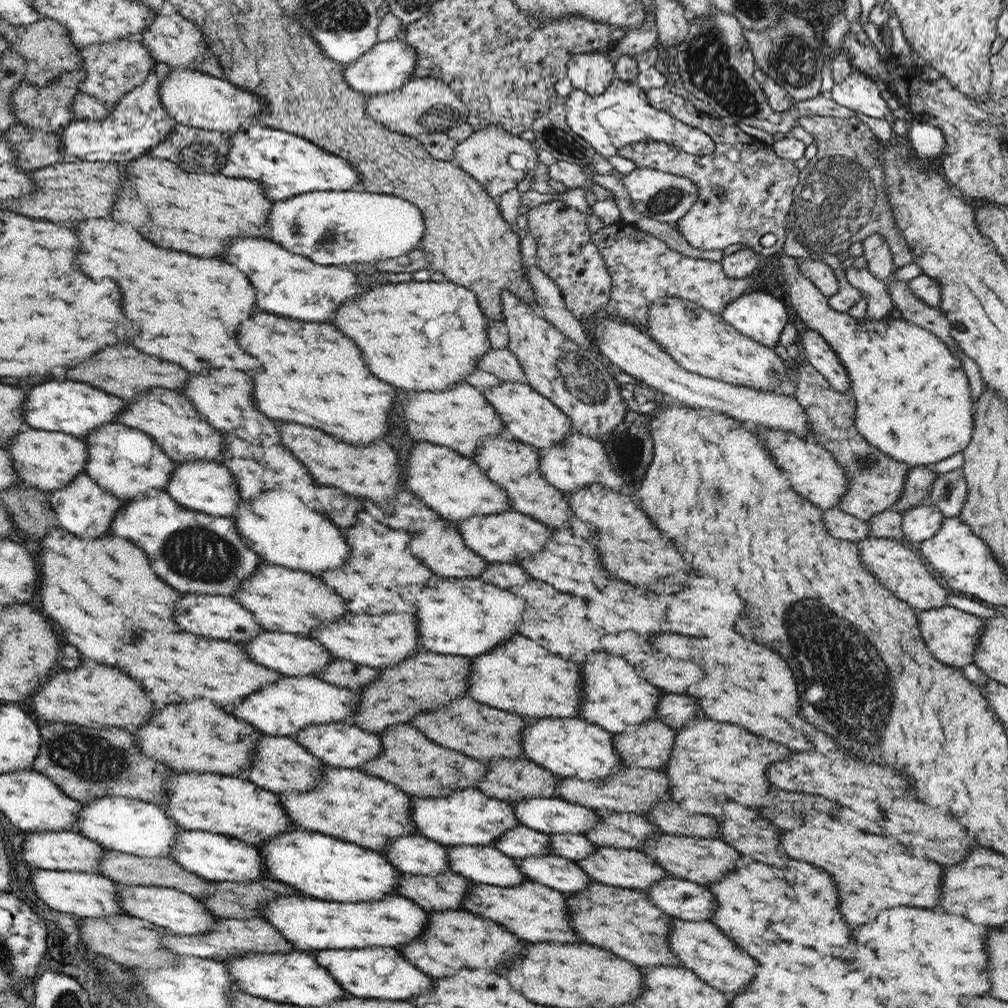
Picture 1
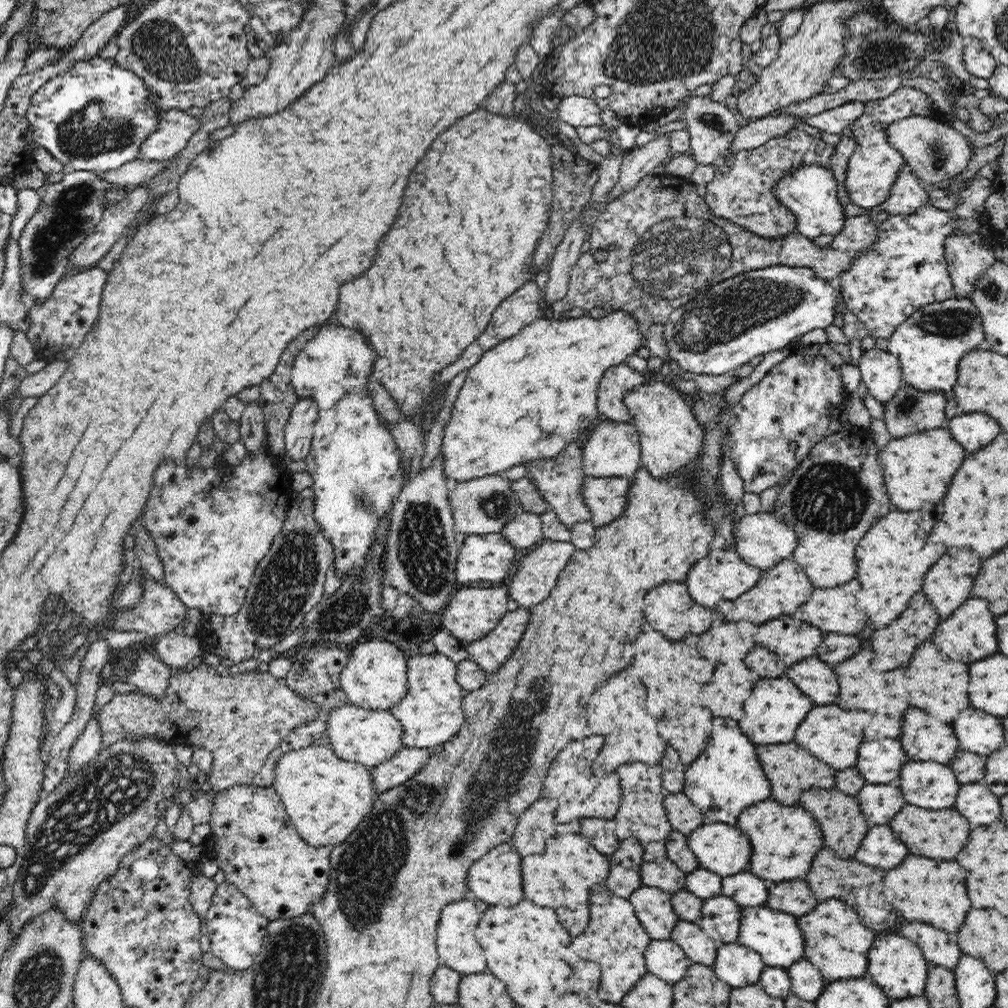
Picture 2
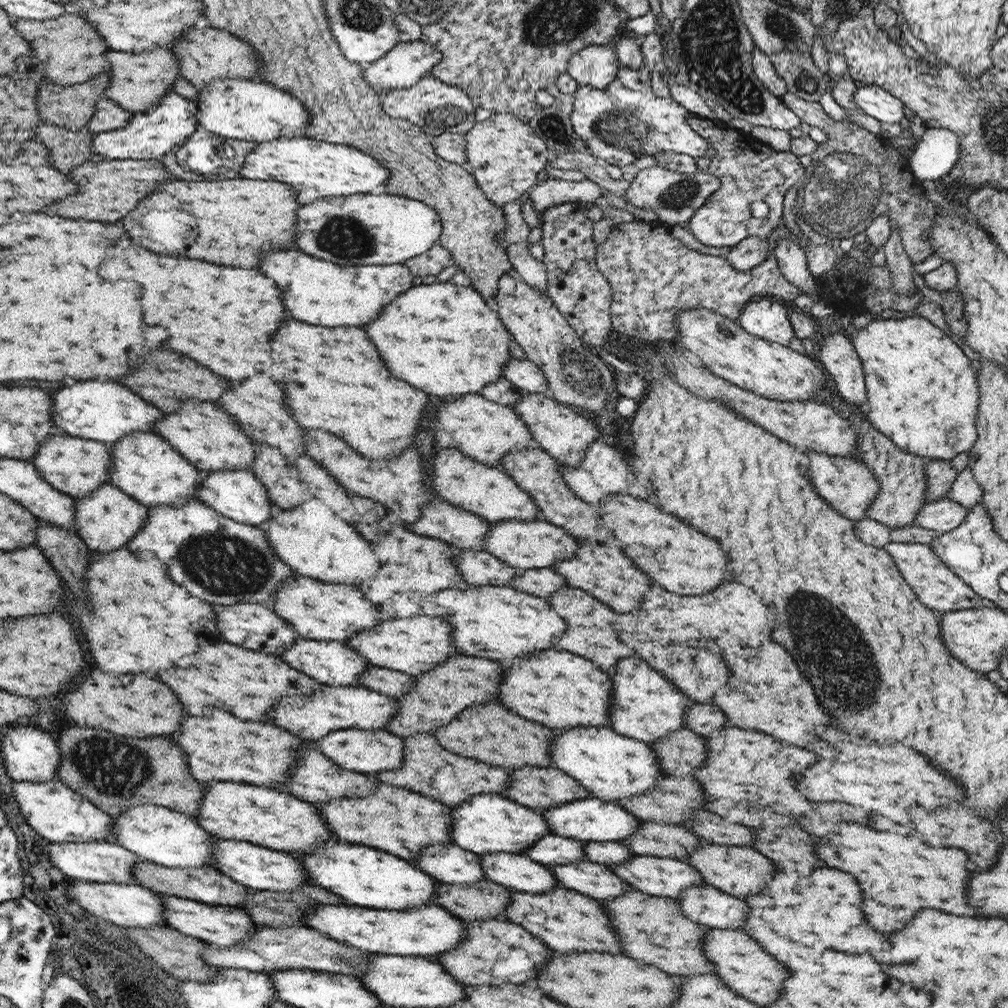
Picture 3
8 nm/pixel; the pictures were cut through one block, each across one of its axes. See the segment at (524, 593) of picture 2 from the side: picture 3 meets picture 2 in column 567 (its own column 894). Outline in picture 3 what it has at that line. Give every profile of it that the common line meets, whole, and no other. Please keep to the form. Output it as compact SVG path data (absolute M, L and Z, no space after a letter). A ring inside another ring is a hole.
M899 542L888 543L887 546L882 548L890 559L898 566L898 570L904 580L908 582L908 586L916 593L918 600L938 613L945 613L955 610L966 610L982 606L982 598L978 596L974 590L956 574L942 563L935 555L934 552L926 544L906 544Z

